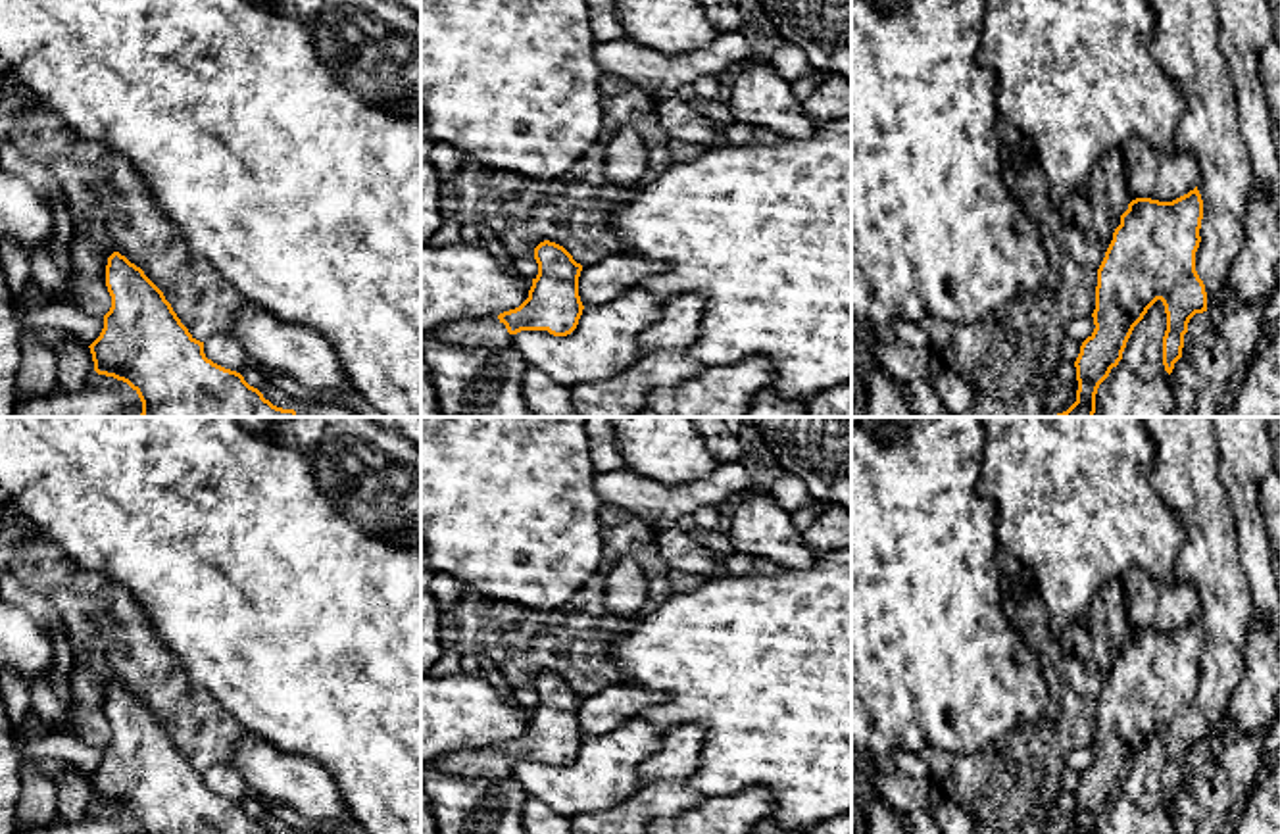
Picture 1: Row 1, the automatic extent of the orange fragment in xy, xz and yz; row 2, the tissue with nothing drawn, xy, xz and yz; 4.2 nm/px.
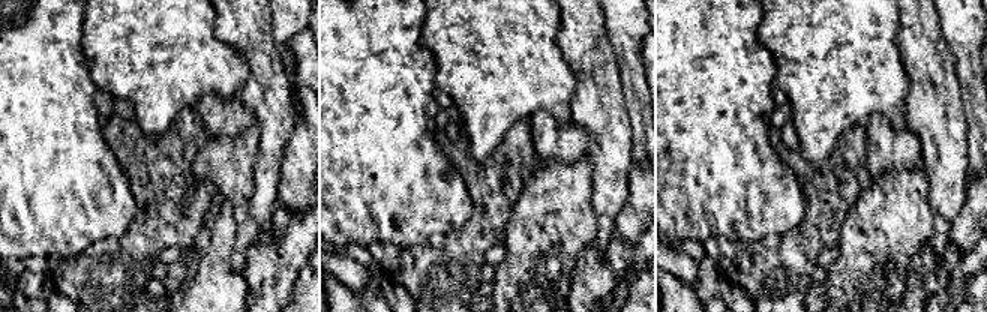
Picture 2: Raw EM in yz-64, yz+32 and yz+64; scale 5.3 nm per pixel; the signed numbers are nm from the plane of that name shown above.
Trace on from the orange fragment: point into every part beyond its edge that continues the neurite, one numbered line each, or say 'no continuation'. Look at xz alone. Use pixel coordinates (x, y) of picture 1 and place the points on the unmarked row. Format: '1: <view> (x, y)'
1: xz (487, 761)

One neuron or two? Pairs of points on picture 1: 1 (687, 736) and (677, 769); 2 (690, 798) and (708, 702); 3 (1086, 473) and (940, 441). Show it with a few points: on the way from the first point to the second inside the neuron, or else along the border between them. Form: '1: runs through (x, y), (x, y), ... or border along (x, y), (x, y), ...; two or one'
1: runs through (683, 744), (677, 761); one
2: border along (689, 779), (706, 796); two
3: border along (986, 437), (977, 485), (977, 490), (984, 496); two

